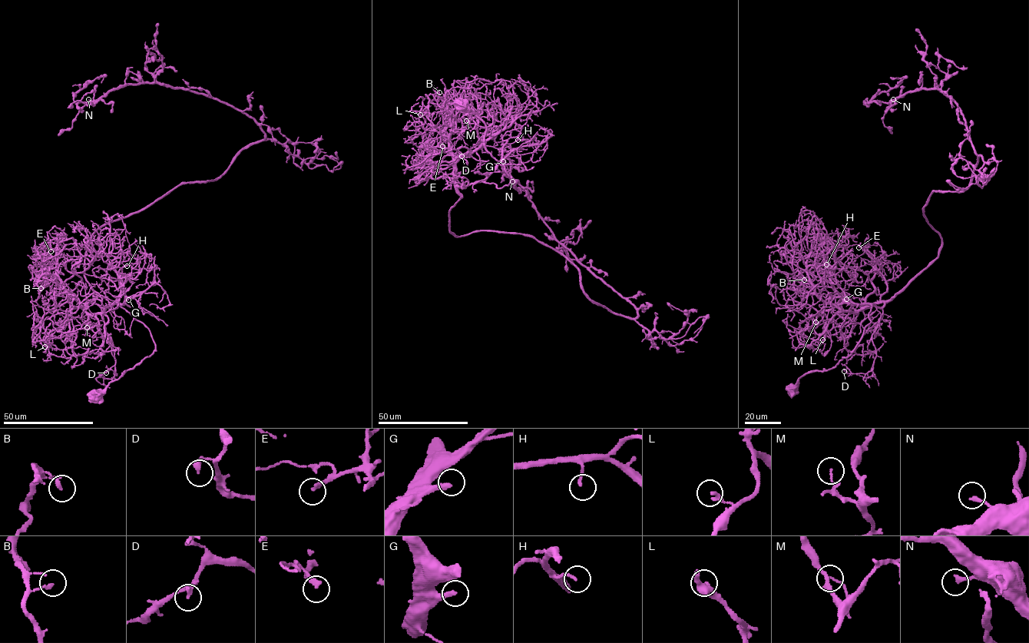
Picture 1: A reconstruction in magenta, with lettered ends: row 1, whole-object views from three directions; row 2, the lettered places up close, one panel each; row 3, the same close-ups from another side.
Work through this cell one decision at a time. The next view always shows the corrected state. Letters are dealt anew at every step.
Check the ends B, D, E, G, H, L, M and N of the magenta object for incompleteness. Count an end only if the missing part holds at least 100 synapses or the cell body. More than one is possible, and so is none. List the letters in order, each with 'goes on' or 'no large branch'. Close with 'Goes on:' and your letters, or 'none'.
B: no large branch
D: no large branch
E: no large branch
G: goes on
H: no large branch
L: no large branch
M: no large branch
N: no large branch
Goes on: G

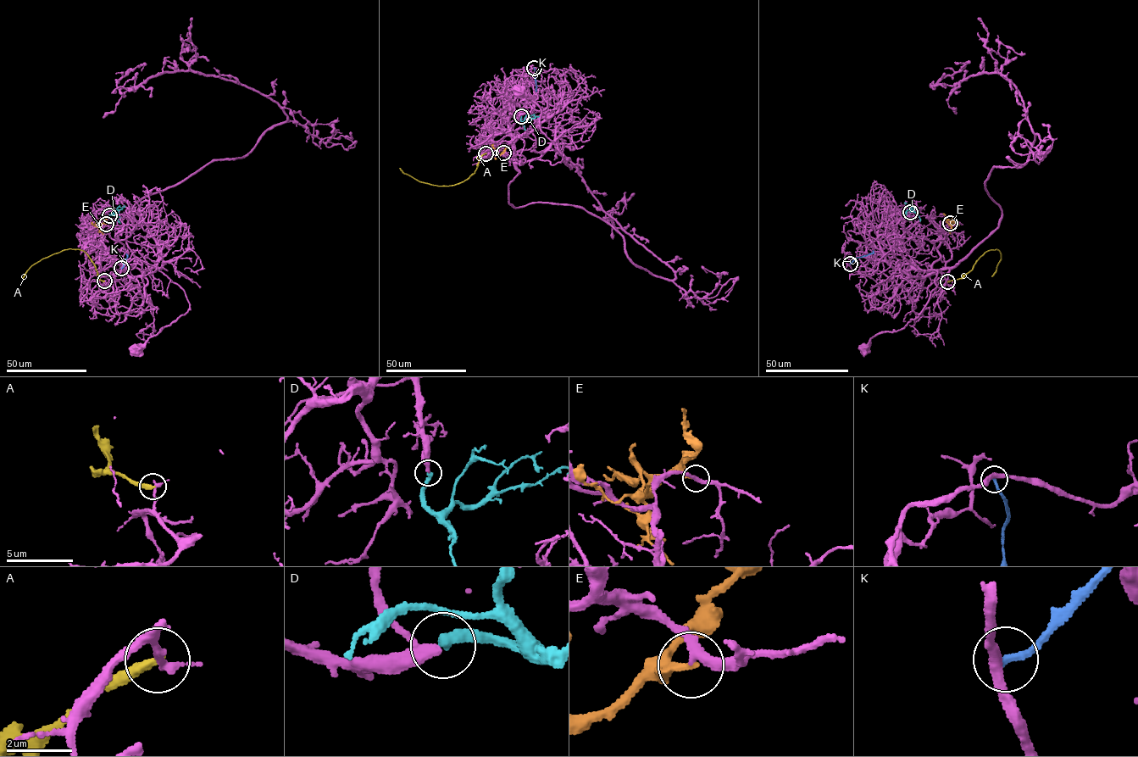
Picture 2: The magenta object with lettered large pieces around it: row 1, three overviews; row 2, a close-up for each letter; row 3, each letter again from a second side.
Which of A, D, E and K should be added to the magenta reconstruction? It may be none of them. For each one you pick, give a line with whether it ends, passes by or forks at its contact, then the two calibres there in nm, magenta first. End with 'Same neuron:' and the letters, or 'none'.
D: it ends | 280/320 nm
Same neuron: D

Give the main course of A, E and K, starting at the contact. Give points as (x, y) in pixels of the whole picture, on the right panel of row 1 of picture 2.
A: (947, 281), (962, 278), (985, 253), (996, 249), (1001, 257), (991, 276)
E: (950, 223), (955, 222), (948, 225), (945, 219)
K: (850, 264), (873, 250)

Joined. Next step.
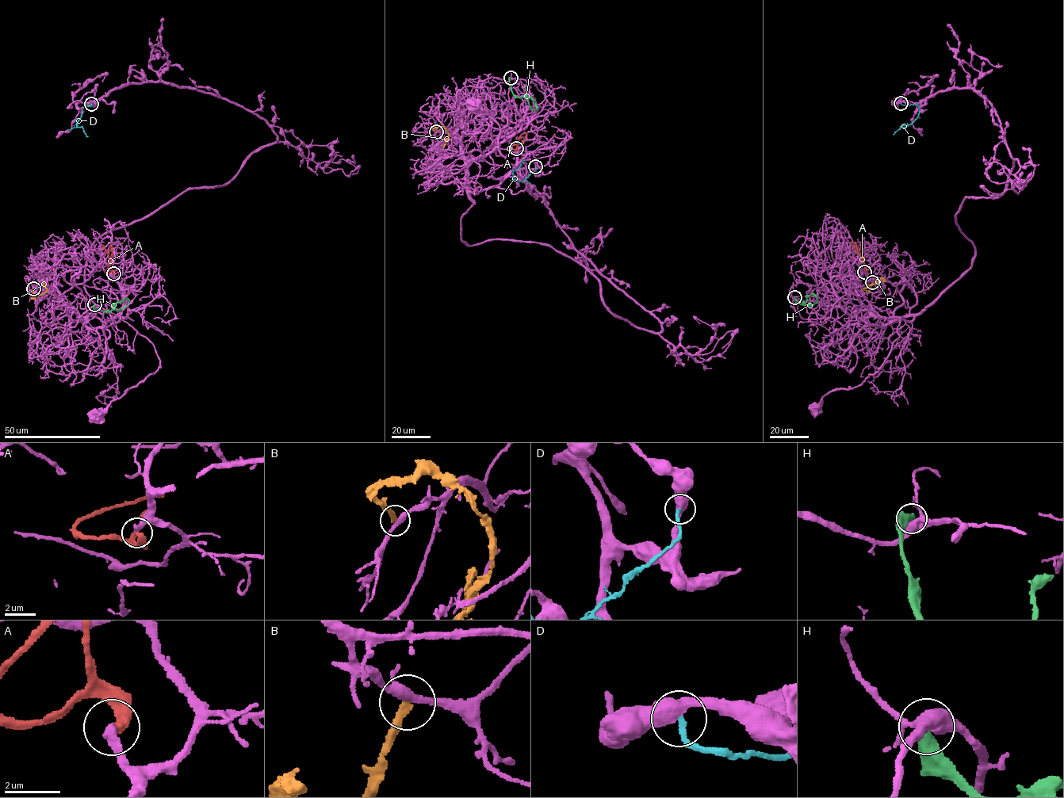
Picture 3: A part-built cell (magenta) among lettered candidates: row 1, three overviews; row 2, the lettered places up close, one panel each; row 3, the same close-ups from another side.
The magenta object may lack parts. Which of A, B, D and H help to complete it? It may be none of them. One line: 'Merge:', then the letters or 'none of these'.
Merge: A

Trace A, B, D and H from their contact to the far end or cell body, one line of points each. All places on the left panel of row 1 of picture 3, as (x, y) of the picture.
A: (113, 273), (105, 272), (111, 261), (111, 245), (109, 247)
B: (33, 289), (32, 297), (35, 298), (47, 290), (44, 284), (46, 287)
D: (91, 104), (92, 106), (86, 105), (83, 108), (76, 124), (82, 127), (88, 135)
H: (94, 305), (96, 309), (107, 311), (124, 299), (128, 300), (122, 309), (115, 308)

